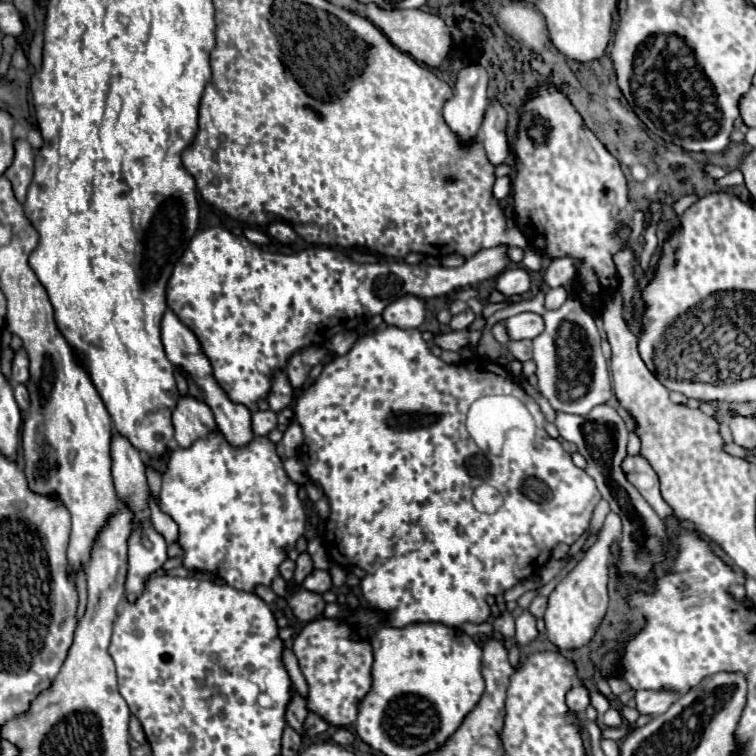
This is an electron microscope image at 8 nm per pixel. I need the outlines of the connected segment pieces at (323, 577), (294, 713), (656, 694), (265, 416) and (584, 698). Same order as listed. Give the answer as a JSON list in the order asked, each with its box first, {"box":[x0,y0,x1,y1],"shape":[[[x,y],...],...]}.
[{"box":[303,569,331,593],"shape":[[[315,569],[313,573],[309,573],[303,581],[303,587],[309,589],[309,591],[315,591],[315,593],[325,593],[331,589],[331,575],[327,571],[321,571],[321,569]]]},{"box":[287,691,307,733],"shape":[[[293,691],[291,695],[291,701],[287,705],[287,723],[297,731],[297,733],[303,733],[303,721],[307,717],[307,707],[305,707],[305,699],[299,697],[299,693]]]},{"box":[635,689,679,715],"shape":[[[647,689],[647,691],[637,691],[635,695],[639,713],[647,713],[647,715],[665,713],[669,705],[677,699],[679,693],[667,693],[667,689]]]},{"box":[251,411,277,437],"shape":[[[257,411],[253,413],[251,427],[253,427],[255,437],[265,437],[269,431],[277,427],[277,415],[273,411]]]},{"box":[565,685,589,713],"shape":[[[575,685],[567,691],[565,701],[573,713],[583,713],[589,707],[589,691],[583,685]]]}]

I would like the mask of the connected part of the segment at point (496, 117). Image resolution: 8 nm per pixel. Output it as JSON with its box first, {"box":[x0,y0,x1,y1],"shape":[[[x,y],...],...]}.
{"box":[479,99,509,165],"shape":[[[489,99],[487,113],[483,117],[483,125],[479,129],[479,137],[483,137],[483,147],[487,151],[487,157],[493,165],[499,165],[509,159],[509,143],[505,135],[507,127],[507,111],[497,99]]]}

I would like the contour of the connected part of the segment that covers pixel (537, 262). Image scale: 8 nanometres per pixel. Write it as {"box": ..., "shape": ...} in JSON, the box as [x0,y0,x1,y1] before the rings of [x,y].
{"box":[523,247,541,273],"shape":[[[529,247],[525,249],[525,253],[527,253],[527,255],[525,255],[525,259],[523,259],[523,265],[525,265],[527,269],[533,269],[535,273],[539,273],[539,271],[541,271],[541,257],[535,255]]]}

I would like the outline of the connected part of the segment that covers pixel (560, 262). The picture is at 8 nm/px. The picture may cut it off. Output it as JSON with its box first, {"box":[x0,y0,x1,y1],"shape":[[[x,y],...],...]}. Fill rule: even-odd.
{"box":[541,257,575,287],"shape":[[[557,257],[543,271],[541,281],[545,287],[559,287],[559,285],[567,285],[567,281],[573,275],[575,275],[575,259],[573,257]]]}

